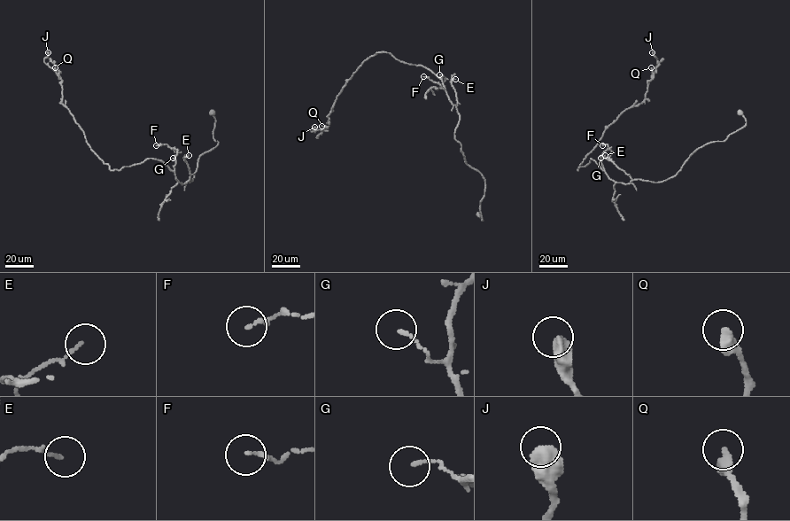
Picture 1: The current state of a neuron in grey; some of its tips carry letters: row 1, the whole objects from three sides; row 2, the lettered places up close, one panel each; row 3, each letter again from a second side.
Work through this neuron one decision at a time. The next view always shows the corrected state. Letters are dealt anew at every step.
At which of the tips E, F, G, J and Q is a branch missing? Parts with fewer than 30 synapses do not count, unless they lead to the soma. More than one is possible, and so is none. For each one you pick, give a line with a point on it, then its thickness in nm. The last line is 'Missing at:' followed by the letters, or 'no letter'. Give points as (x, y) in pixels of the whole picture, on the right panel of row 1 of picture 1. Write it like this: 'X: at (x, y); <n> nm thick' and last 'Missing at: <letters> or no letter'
Missing at: no letter

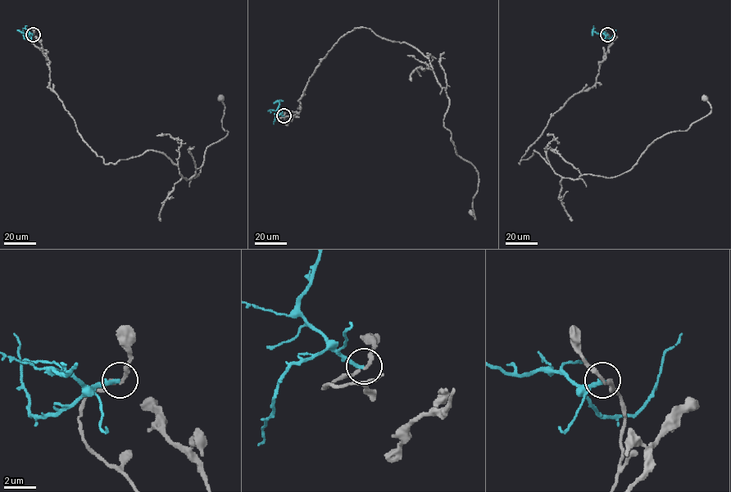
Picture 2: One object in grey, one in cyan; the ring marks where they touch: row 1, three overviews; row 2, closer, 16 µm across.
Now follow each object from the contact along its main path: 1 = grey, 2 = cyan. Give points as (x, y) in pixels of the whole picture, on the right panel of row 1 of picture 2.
1: (607, 34), (596, 83), (519, 164), (534, 151), (562, 177), (618, 175), (709, 114), (704, 99)
2: (607, 34), (593, 31), (593, 25)

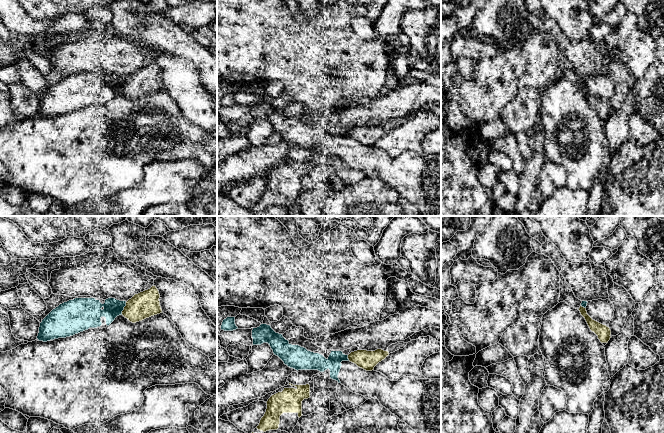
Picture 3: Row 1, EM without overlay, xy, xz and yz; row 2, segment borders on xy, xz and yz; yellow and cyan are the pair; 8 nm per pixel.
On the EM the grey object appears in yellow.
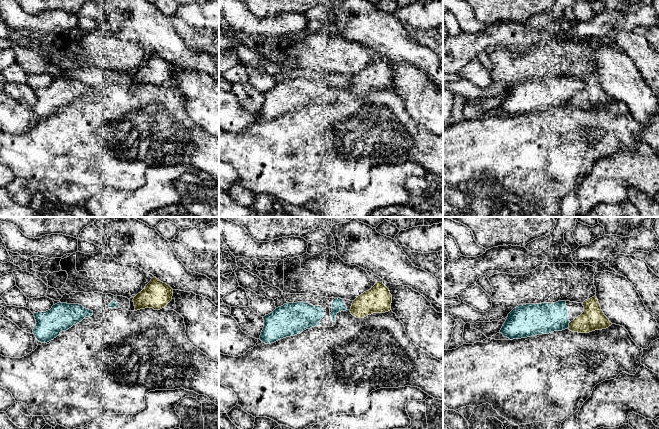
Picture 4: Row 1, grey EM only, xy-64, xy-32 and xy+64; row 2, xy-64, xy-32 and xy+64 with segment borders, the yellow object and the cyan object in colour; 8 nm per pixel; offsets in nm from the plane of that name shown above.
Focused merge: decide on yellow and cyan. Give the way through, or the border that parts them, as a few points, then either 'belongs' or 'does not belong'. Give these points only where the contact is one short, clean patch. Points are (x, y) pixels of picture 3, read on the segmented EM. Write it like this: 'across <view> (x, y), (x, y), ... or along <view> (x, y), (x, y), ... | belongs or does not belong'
along xy (126, 302), (121, 314) | does not belong

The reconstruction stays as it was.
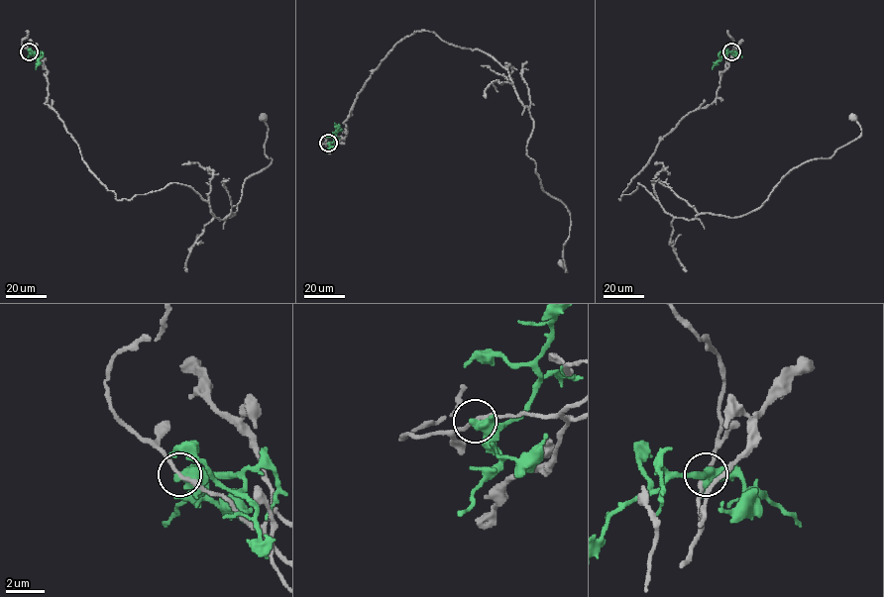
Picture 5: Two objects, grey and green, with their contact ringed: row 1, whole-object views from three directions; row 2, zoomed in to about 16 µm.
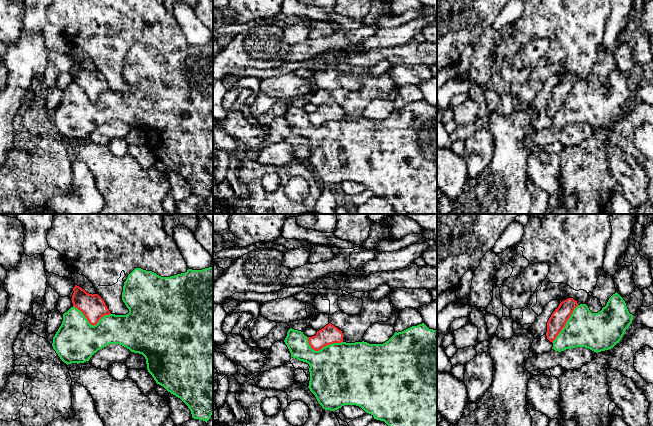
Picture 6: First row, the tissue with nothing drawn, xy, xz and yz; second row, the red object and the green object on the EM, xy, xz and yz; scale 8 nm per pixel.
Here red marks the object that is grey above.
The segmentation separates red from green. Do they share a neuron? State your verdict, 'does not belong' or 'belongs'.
does not belong

